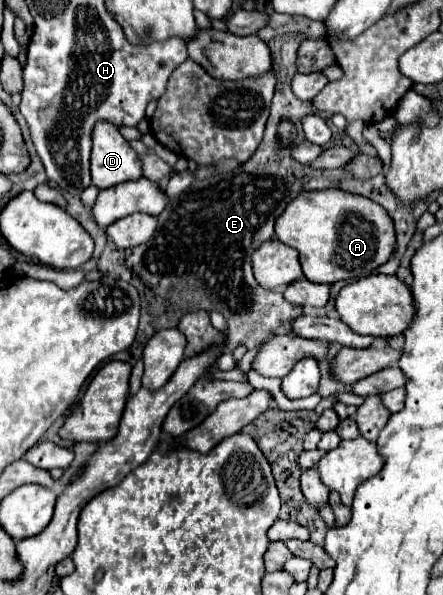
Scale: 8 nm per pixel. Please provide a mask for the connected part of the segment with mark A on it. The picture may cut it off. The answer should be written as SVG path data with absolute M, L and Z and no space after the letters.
M318 190L318 192L304 192L300 198L294 198L284 214L276 220L276 238L298 250L300 264L304 270L306 280L316 284L334 284L338 280L358 280L372 274L378 266L386 264L396 248L396 234L394 224L388 212L362 196L344 194L342 190Z

